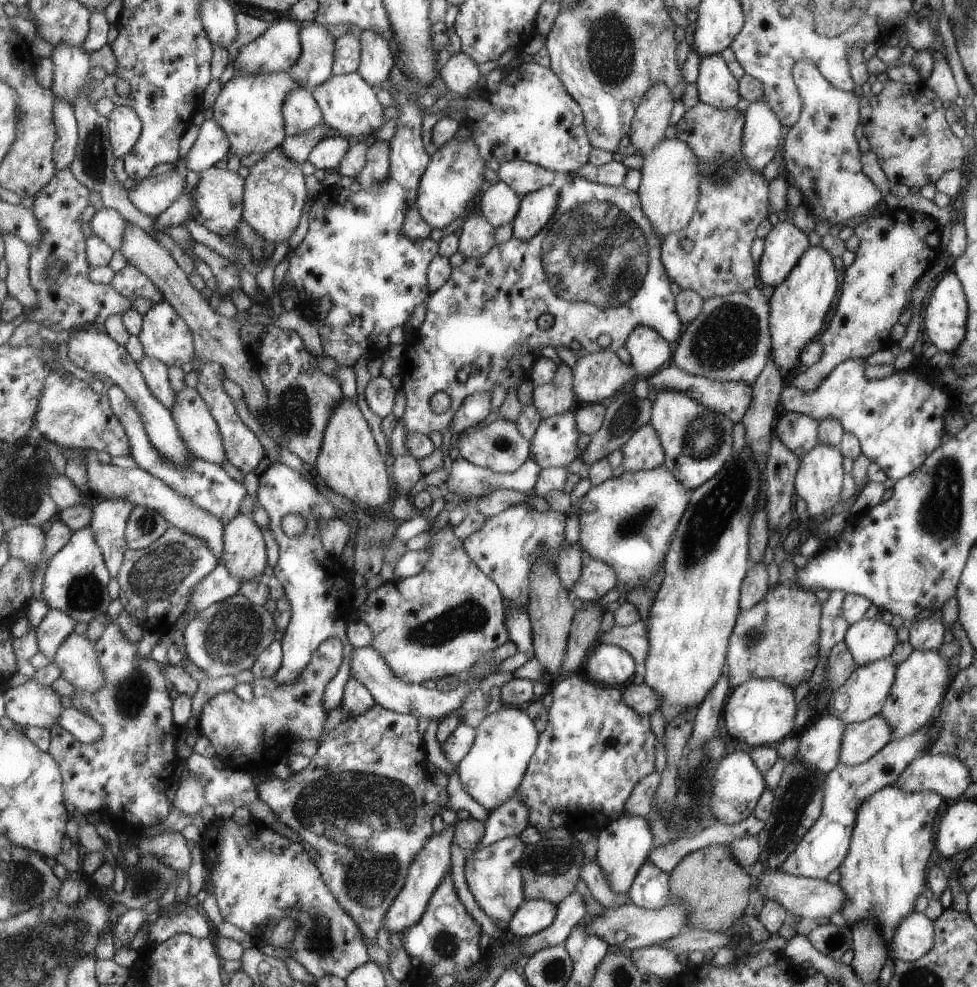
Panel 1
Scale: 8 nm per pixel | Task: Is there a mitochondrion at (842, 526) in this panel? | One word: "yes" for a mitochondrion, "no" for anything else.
no

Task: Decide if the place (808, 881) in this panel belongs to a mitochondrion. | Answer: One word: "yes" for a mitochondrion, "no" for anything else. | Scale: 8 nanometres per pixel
no

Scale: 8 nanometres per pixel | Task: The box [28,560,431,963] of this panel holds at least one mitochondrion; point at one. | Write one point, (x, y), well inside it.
(381, 806)

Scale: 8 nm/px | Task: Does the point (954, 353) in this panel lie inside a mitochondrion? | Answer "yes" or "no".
no

